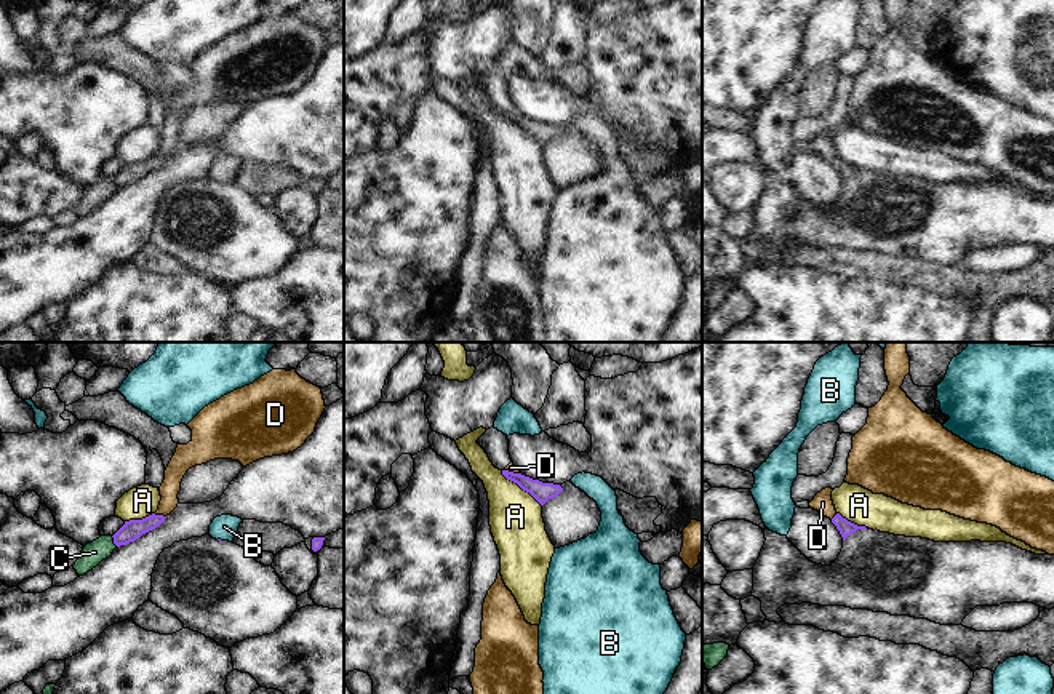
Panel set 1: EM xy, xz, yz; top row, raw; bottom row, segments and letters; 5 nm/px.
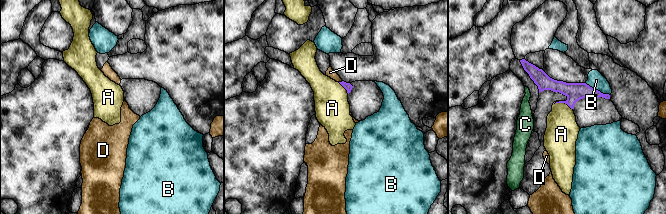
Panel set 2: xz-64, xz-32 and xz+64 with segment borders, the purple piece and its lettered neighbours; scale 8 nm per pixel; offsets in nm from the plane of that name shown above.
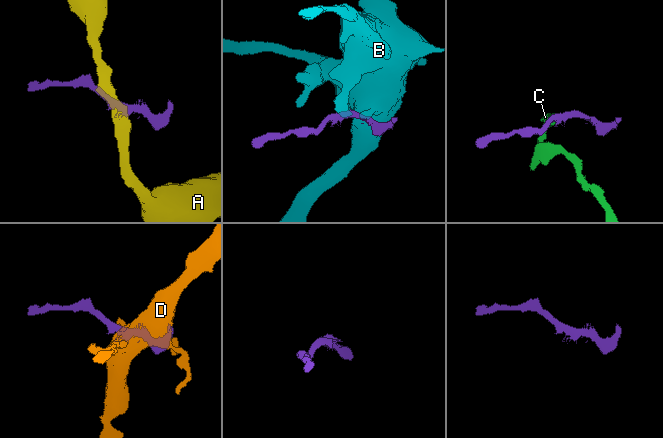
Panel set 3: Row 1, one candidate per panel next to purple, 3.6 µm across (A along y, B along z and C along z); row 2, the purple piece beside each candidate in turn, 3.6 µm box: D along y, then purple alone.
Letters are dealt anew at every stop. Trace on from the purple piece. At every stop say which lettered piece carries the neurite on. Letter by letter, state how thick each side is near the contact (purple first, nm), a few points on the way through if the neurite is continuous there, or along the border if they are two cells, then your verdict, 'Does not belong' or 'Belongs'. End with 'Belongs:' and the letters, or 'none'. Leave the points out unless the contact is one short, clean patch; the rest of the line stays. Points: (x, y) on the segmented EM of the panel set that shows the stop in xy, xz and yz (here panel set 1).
A: Thickness 100 nm (purple) against 280 nm. Does not belong
B: Thickness 20 nm (purple) against 120 nm. Boundary: xy (216, 539), (221, 541). Does not belong
C: Thickness 100 nm (purple) against 110 nm. Boundary: xy (111, 536), (117, 546). Does not belong
D: Thickness 100 nm (purple) against 100 nm. Boundary: xy (154, 514), (165, 517). Does not belong
Belongs: none

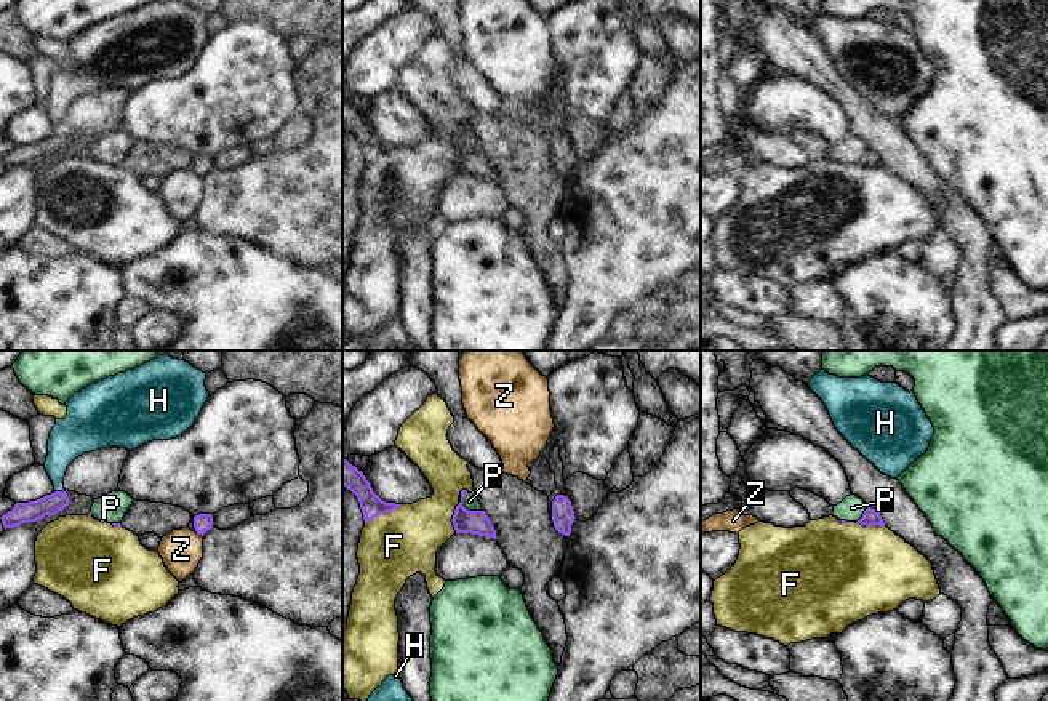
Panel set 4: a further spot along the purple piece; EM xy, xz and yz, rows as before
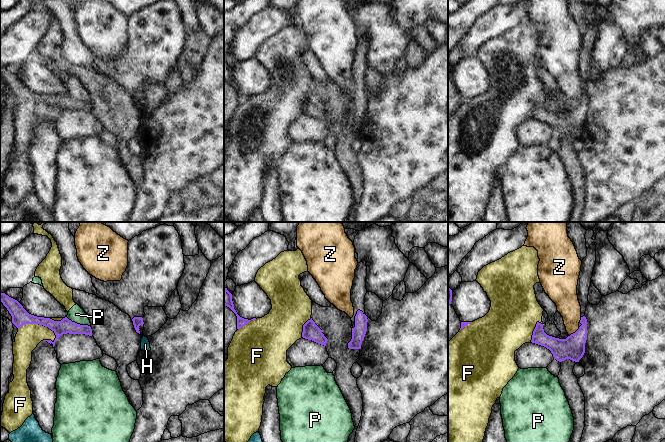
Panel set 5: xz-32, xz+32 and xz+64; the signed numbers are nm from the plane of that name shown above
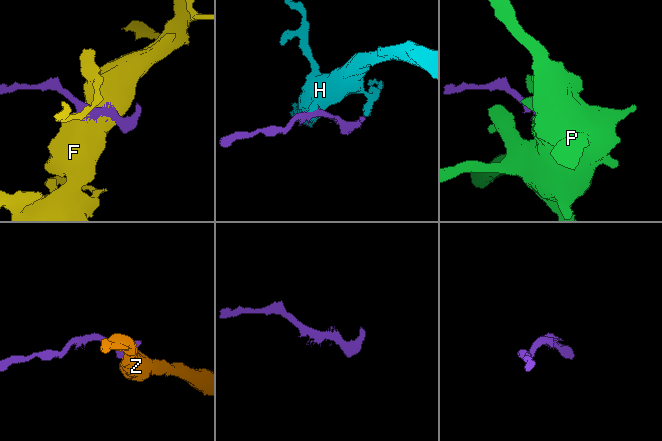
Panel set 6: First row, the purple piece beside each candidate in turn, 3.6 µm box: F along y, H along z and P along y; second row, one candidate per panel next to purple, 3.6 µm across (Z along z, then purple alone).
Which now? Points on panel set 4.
F: Thickness 120 nm (purple) against 340 nm. Does not belong
H: Thickness 110 nm (purple) against 170 nm. Boundary: xy (63, 488), (55, 492). Does not belong
P: Thickness 130 nm (purple) against 80 nm. Boundary: xz (460, 495), (460, 501), (466, 508), (480, 511). Does not belong
Z: Thickness 90 nm (purple) against 200 nm. Boundary: xy (196, 533), (202, 536). Does not belong
Belongs: none

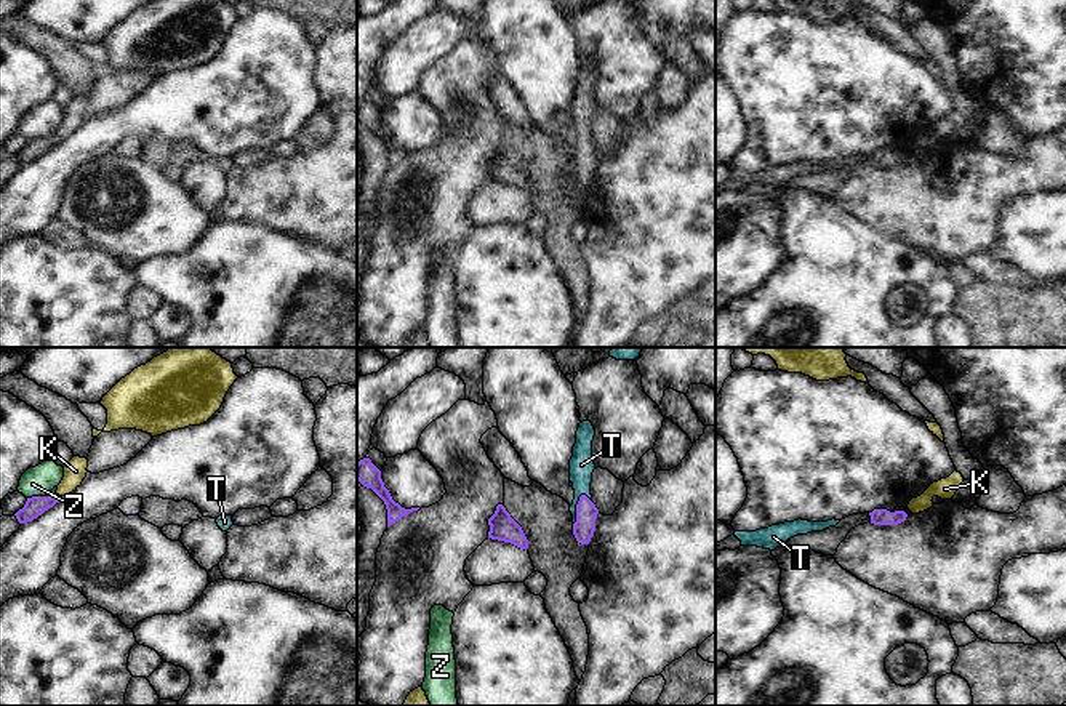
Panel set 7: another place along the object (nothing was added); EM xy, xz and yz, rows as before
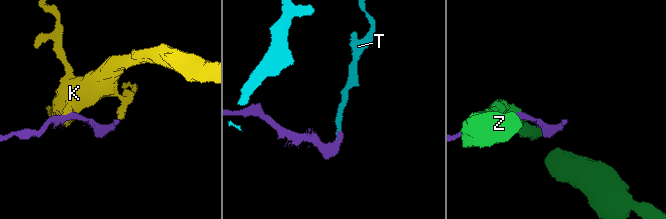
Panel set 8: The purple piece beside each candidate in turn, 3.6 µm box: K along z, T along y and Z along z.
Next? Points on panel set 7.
K: Thickness 100 nm (purple) against 110 nm. Boundary: xy (56, 493), (63, 497). Does not belong
T: Thickness 110 nm (purple) against 130 nm. Path across: xz (586, 513), (577, 508), (581, 495), (581, 465). Belongs
Z: Thickness 100 nm (purple) against 150 nm. Does not belong
Belongs: T

